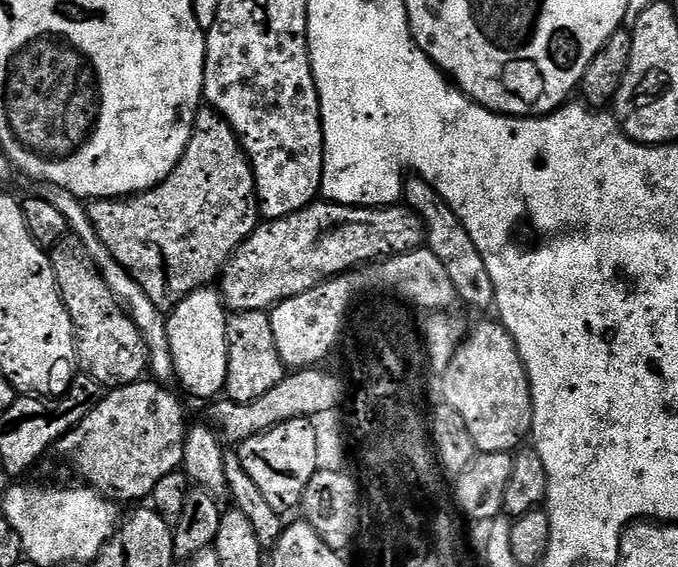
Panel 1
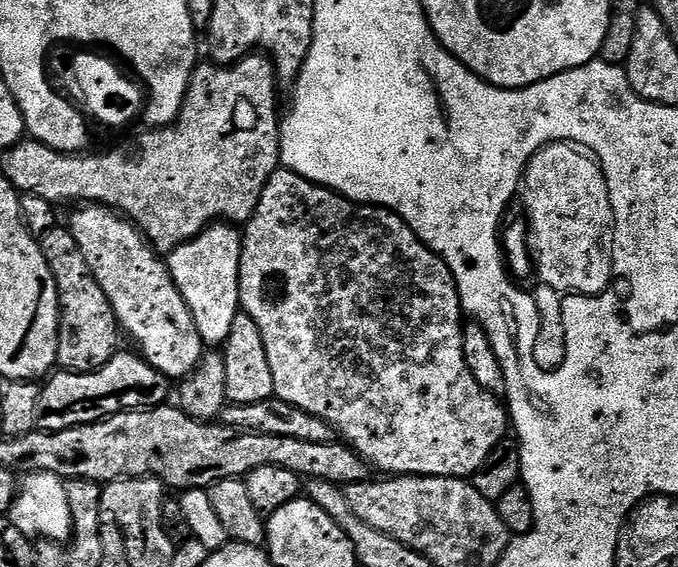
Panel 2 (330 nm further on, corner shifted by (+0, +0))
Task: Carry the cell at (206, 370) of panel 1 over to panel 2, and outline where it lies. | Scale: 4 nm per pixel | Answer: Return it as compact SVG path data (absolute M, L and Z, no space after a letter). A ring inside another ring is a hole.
M217 222L204 229L200 235L190 242L178 246L167 257L166 263L182 298L186 298L186 306L190 306L190 314L194 314L194 326L198 326L198 334L208 346L222 346L230 338L230 326L234 326L236 313L240 307L240 249L242 236L233 225Z

